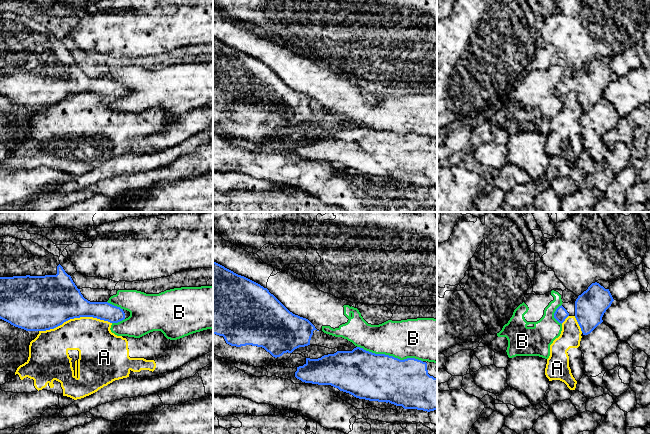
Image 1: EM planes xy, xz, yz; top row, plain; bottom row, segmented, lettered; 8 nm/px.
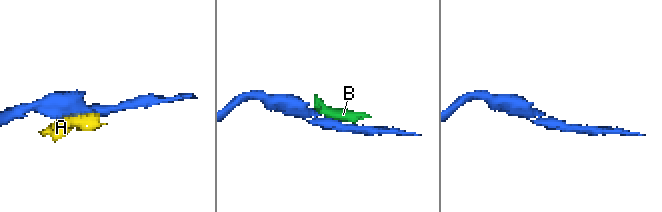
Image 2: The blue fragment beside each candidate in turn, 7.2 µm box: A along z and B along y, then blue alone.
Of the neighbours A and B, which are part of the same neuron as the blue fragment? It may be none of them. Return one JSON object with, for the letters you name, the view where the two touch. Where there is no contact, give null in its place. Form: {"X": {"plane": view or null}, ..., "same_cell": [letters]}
{"same_cell": []}

